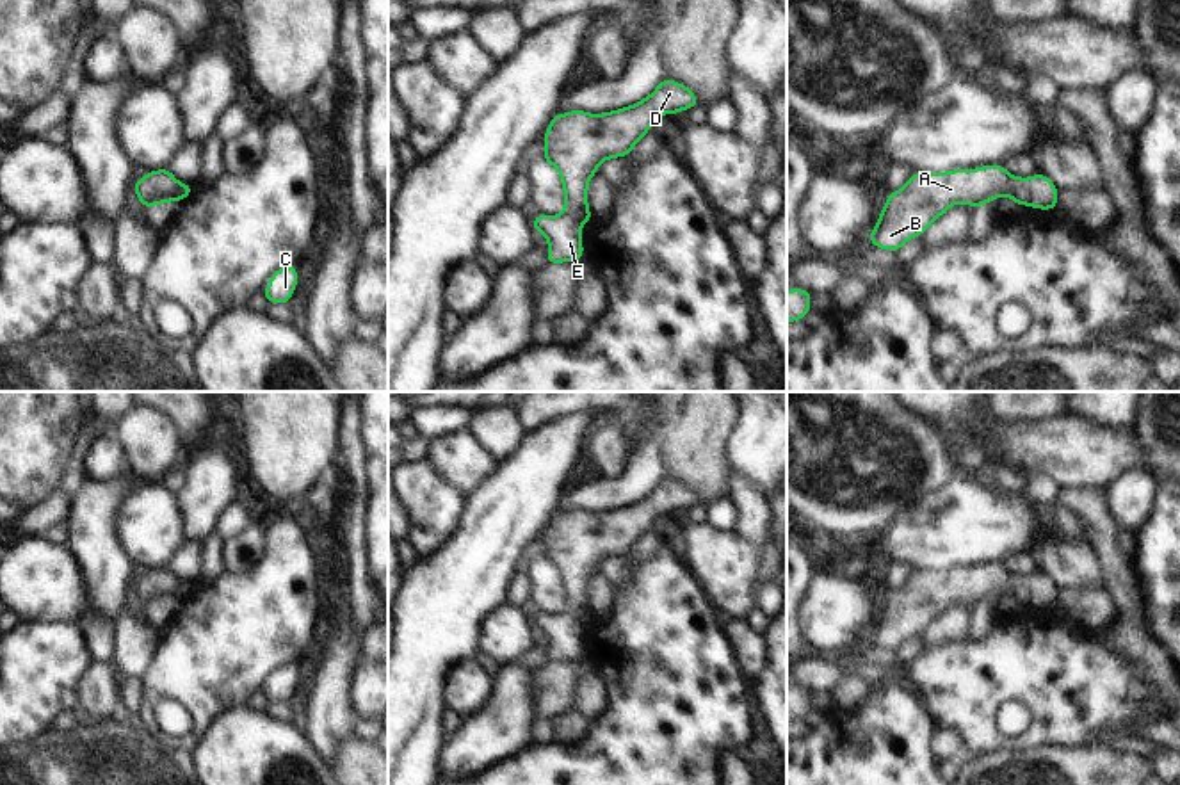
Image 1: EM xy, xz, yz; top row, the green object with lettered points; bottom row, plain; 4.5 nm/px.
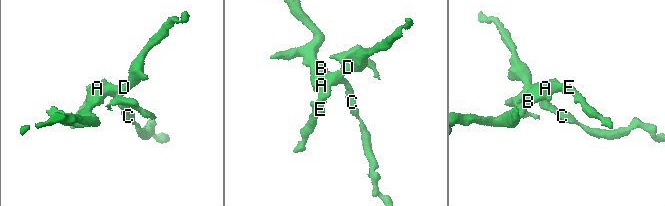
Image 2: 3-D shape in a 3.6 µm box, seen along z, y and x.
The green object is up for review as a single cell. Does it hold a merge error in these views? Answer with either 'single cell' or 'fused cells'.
single cell

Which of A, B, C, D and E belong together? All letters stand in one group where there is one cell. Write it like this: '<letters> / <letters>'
A B C D E

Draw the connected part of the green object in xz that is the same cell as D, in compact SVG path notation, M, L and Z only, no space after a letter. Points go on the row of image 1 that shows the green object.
M666 77L650 96L630 107L603 114L571 110L552 117L545 132L543 160L561 174L564 208L561 215L539 214L532 219L536 233L548 239L546 262L584 258L580 226L593 221L587 189L600 164L630 155L659 116L698 105L689 87Z

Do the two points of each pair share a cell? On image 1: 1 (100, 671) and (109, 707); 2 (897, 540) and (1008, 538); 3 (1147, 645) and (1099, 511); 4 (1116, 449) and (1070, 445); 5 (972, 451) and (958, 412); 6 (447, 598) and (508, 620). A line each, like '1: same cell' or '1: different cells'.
1: same cell
2: same cell
3: same cell
4: same cell
5: same cell
6: different cells

